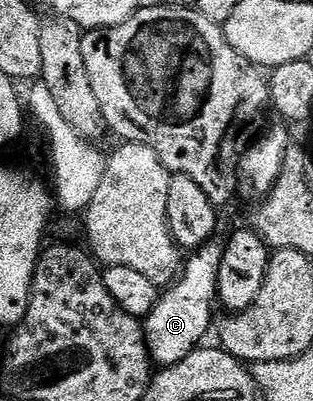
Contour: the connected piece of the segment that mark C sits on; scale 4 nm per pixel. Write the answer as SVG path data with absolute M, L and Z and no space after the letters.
M208 244L199 247L186 259L181 277L160 293L153 312L149 312L142 323L143 338L147 341L147 352L156 367L181 364L189 352L199 349L207 329L212 329L211 309L217 306L215 285L219 279L219 265L223 259L222 245Z

